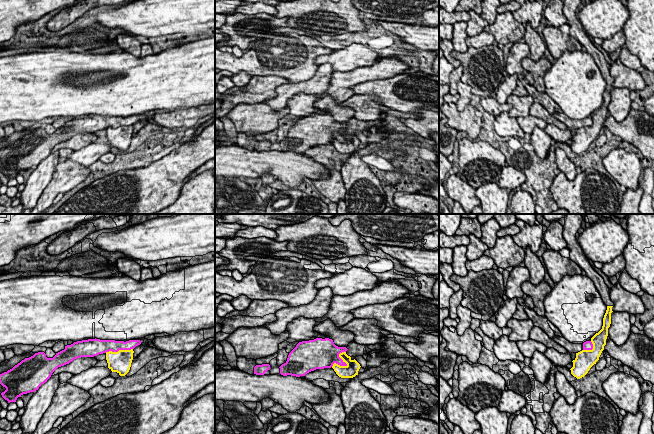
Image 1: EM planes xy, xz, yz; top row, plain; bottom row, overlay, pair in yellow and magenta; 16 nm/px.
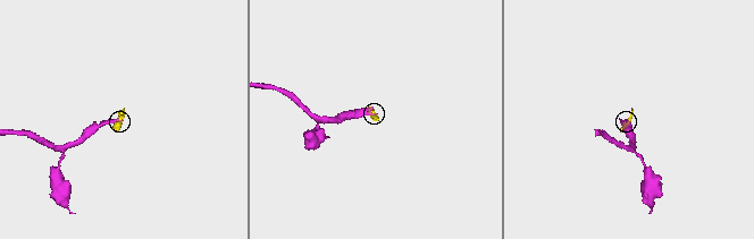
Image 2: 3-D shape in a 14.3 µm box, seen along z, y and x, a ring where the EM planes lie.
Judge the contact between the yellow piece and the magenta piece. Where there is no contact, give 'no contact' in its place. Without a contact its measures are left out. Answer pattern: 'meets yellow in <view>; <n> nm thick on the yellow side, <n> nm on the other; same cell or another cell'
meets yellow in xz; 220 nm thick on the yellow side, 200 nm on the other; another cell

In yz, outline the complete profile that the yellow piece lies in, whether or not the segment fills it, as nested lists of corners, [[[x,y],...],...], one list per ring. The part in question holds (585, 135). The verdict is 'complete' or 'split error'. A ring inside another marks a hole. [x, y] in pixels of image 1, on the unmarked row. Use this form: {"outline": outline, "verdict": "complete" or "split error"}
{"outline": [[[565,0],[563,2],[563,14],[570,26],[570,35],[584,46],[586,52],[594,58],[603,78],[607,82],[607,86],[603,94],[602,105],[591,114],[593,125],[582,126],[576,129],[576,134],[572,137],[573,143],[570,145],[571,150],[577,155],[584,153],[590,144],[599,136],[606,121],[608,104],[611,100],[611,89],[613,88],[612,83],[614,81],[610,74],[609,64],[605,60],[604,55],[592,44],[576,15],[576,9],[581,4],[581,1],[582,0]]], "verdict": "split error"}

